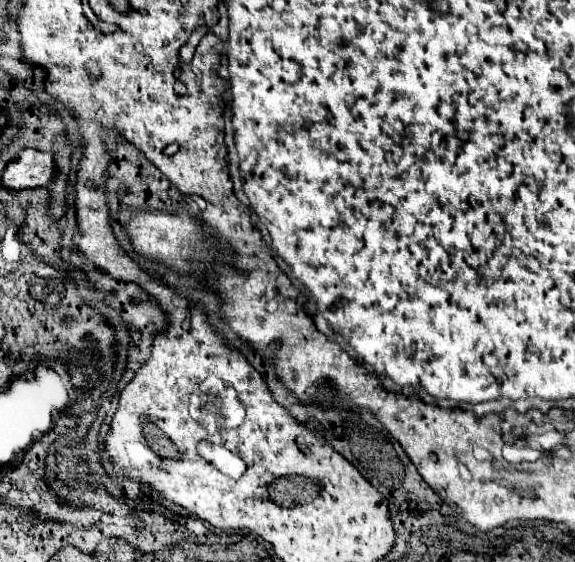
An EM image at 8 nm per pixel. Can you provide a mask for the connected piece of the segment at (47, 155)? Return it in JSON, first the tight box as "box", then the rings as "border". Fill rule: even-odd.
{"box":[4,149,56,189],"border":[[[24,149],[18,153],[18,159],[8,163],[4,171],[4,187],[8,189],[26,189],[26,187],[44,187],[52,181],[56,173],[54,153]]]}

